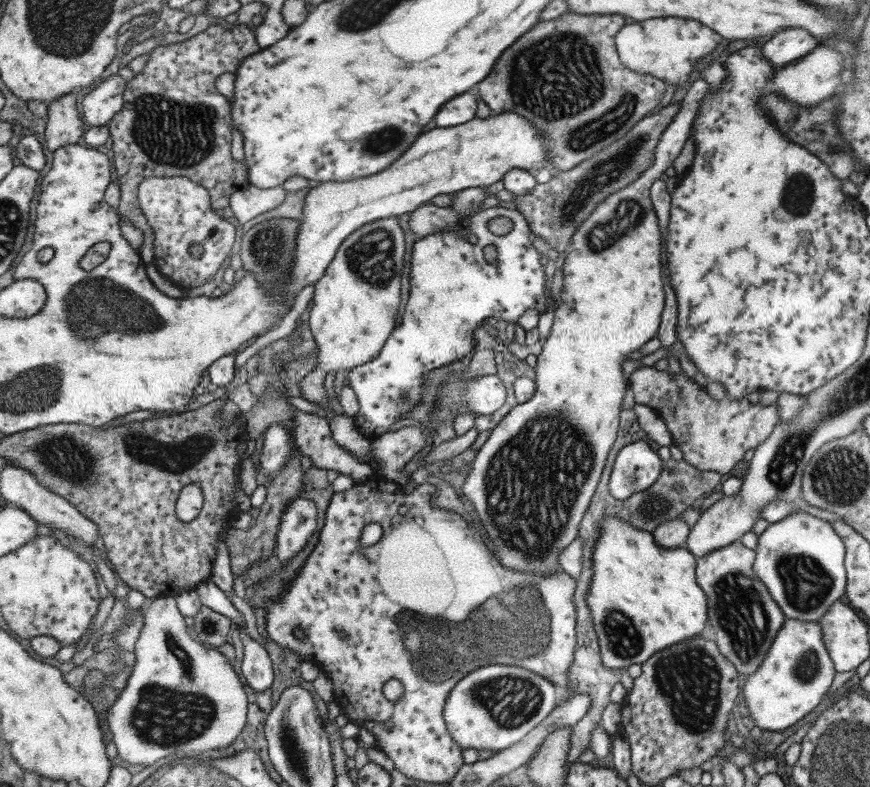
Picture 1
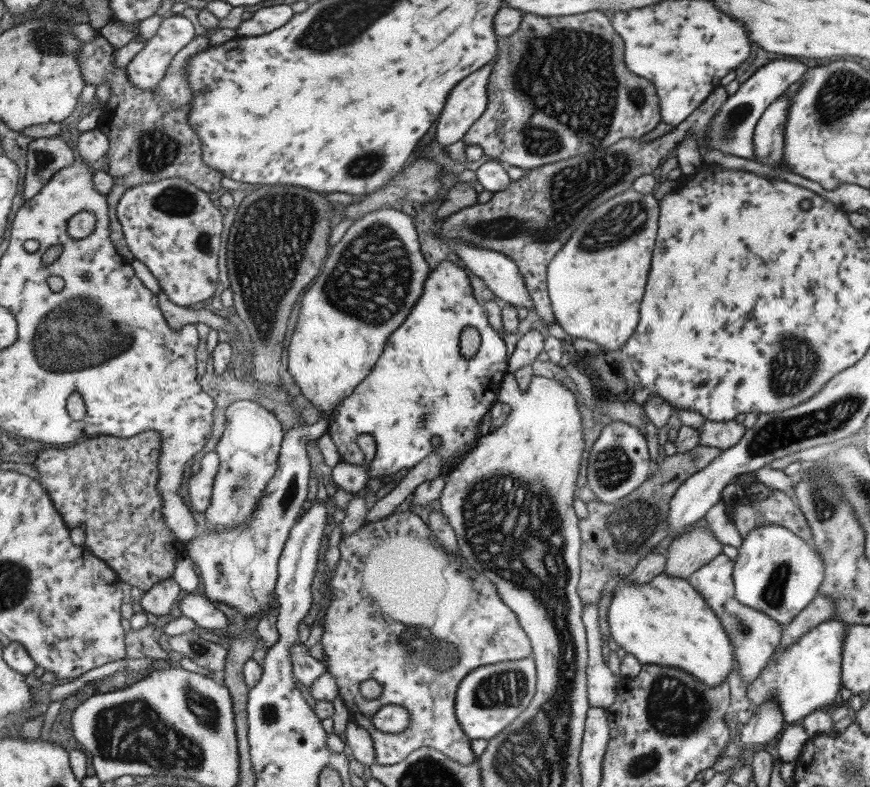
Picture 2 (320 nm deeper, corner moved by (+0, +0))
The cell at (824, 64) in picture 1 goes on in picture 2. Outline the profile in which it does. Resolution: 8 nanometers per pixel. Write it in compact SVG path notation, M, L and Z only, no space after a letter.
M778 97L761 113L754 126L752 147L754 160L771 164L780 160L784 139L784 122L790 98Z

